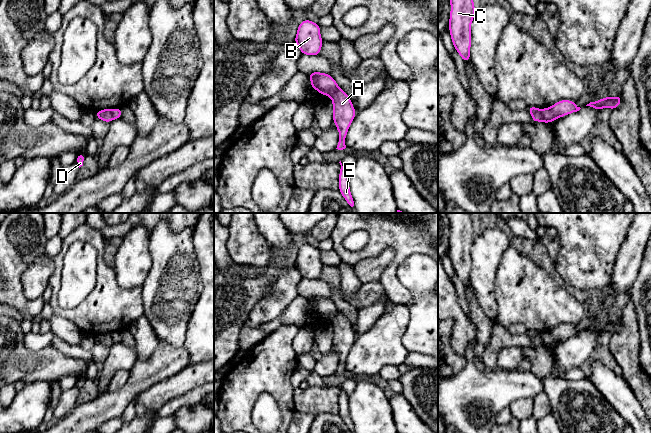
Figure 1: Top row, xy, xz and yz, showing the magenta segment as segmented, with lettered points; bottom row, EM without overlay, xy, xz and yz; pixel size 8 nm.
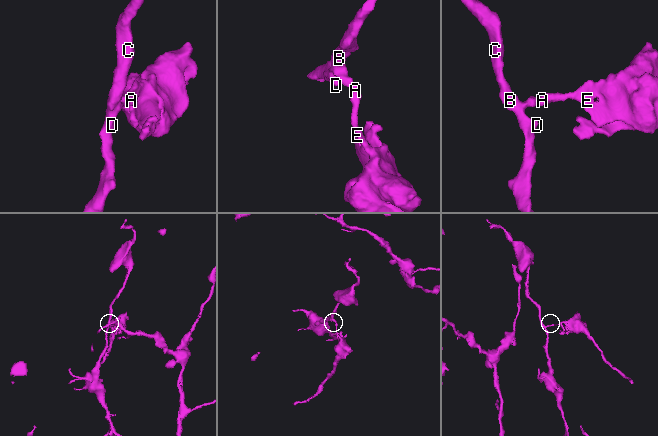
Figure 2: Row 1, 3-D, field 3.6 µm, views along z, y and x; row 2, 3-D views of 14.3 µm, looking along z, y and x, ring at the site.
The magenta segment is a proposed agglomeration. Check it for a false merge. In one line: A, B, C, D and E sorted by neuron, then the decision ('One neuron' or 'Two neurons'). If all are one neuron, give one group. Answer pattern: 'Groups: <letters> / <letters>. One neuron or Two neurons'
Groups: A E / B C D. Two neurons

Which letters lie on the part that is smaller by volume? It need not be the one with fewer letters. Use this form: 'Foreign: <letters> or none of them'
Foreign: A, E

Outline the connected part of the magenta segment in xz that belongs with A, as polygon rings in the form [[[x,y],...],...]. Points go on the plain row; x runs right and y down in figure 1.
[[[342,313],[337,314],[331,320],[331,323],[333,326],[333,345],[339,355],[339,365],[336,373],[343,374],[346,372],[346,358],[356,340],[356,336],[348,318]]]

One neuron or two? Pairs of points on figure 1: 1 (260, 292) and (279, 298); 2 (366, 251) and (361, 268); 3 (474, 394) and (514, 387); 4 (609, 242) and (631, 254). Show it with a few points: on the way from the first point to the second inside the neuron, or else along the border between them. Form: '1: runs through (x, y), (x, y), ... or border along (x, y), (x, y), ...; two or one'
1: border along (274, 281), (272, 290), (254, 306); two
2: border along (386, 249), (354, 265); two
3: runs through (484, 393), (504, 387); one
4: border along (629, 227), (618, 251), (613, 271); two

